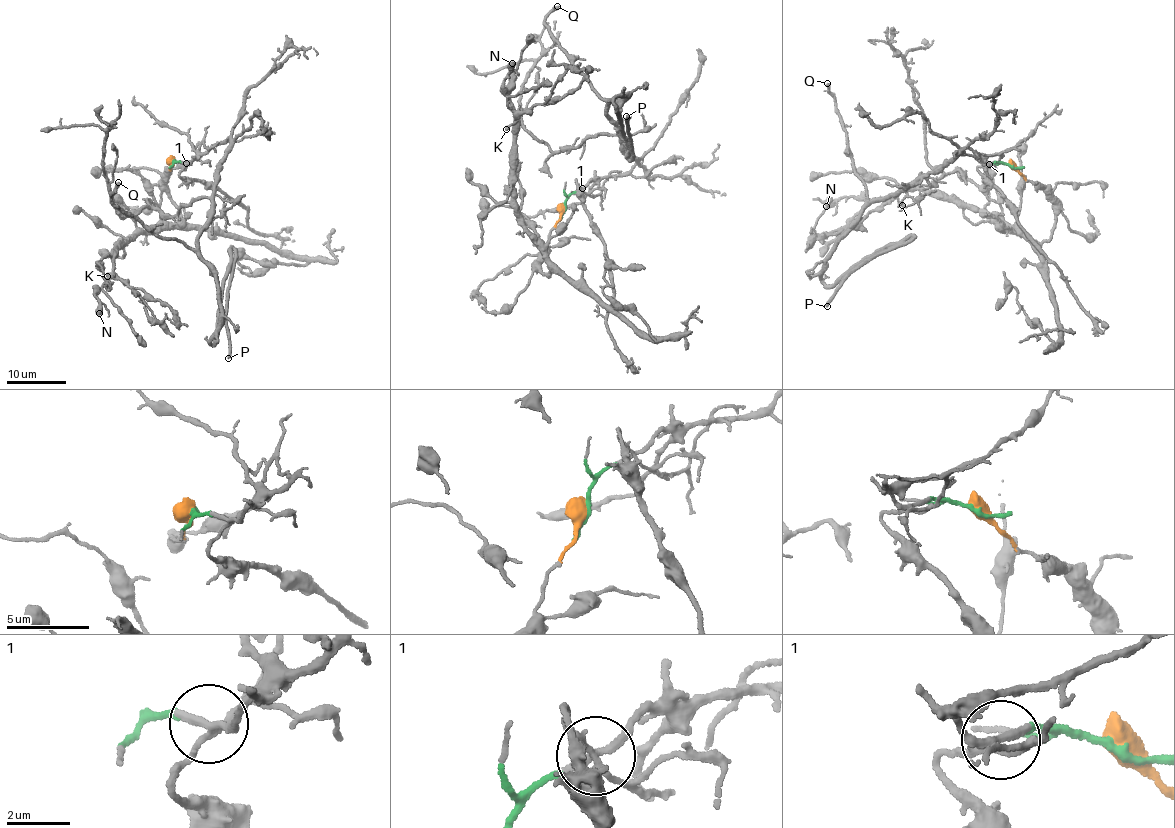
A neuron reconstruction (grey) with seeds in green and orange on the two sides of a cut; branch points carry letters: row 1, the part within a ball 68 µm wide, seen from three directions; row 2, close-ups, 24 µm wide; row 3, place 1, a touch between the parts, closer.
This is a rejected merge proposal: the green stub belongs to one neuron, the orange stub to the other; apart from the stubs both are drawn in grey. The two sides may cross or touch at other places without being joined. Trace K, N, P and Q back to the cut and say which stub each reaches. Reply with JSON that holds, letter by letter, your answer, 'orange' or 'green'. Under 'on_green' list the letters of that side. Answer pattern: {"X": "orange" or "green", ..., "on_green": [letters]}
{"K": "orange", "N": "orange", "P": "green", "Q": "green", "on_green": ["P", "Q"]}

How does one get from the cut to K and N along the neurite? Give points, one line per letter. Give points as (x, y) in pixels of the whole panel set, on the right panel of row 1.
K: (1012, 167), (1042, 185), (1054, 205), (1048, 240), (1030, 241), (981, 211), (912, 189), (897, 196), (903, 205)
N: (1012, 167), (1054, 205), (1048, 240), (1030, 241), (918, 189), (826, 206)

